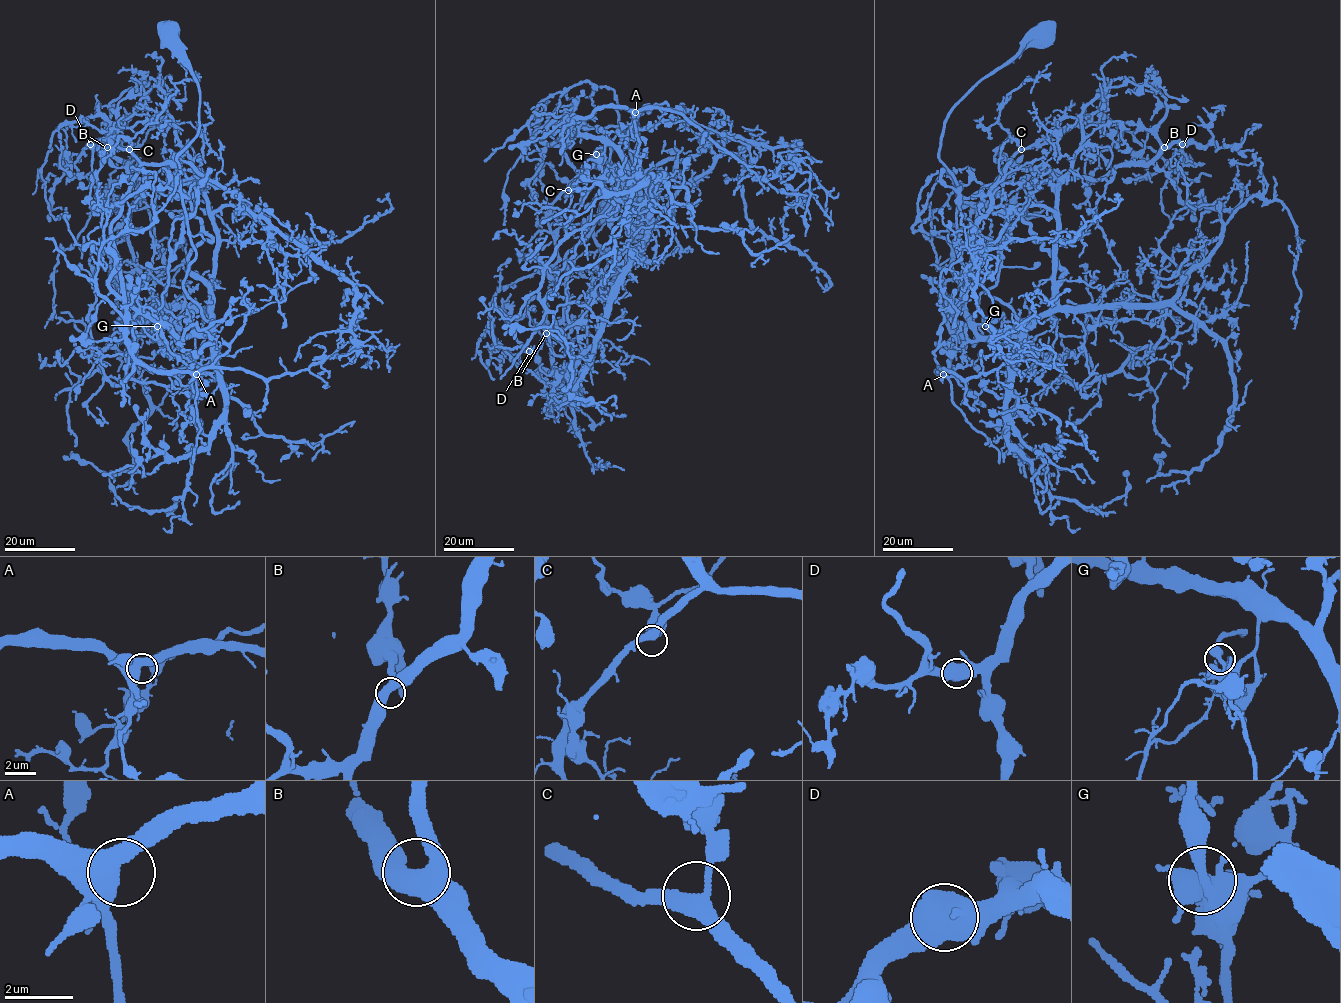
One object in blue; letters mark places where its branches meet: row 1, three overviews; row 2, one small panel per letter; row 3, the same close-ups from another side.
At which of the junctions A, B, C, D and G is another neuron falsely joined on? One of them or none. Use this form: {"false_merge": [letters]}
{"false_merge": ["D"]}

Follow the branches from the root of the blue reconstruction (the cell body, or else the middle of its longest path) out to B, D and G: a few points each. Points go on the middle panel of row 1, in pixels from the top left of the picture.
B: (607, 210), (638, 139), (638, 113), (622, 108), (615, 109), (635, 179), (566, 255), (566, 314), (546, 333)
D: (607, 210), (638, 139), (638, 113), (622, 108), (615, 109), (635, 179), (566, 255), (566, 314), (529, 351)
G: (607, 210), (638, 113), (616, 108), (618, 127), (568, 127), (550, 145), (579, 132), (605, 144), (596, 154)

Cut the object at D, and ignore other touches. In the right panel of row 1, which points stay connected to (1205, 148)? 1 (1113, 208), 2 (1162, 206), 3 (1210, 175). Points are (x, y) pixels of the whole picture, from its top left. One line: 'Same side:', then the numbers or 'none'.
Same side: none

